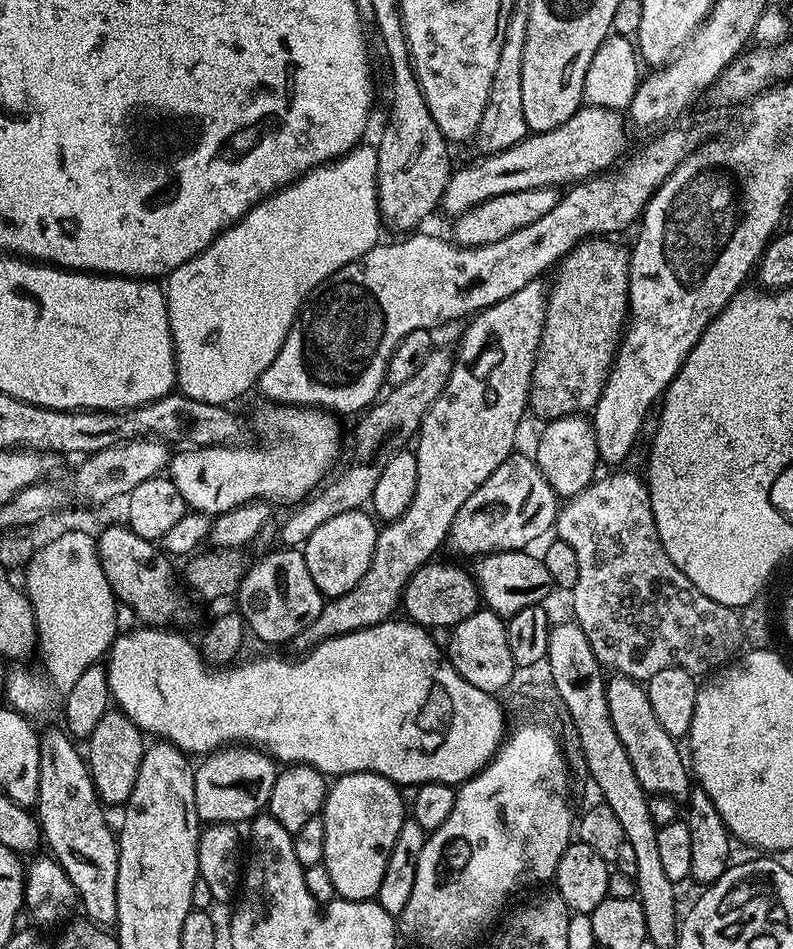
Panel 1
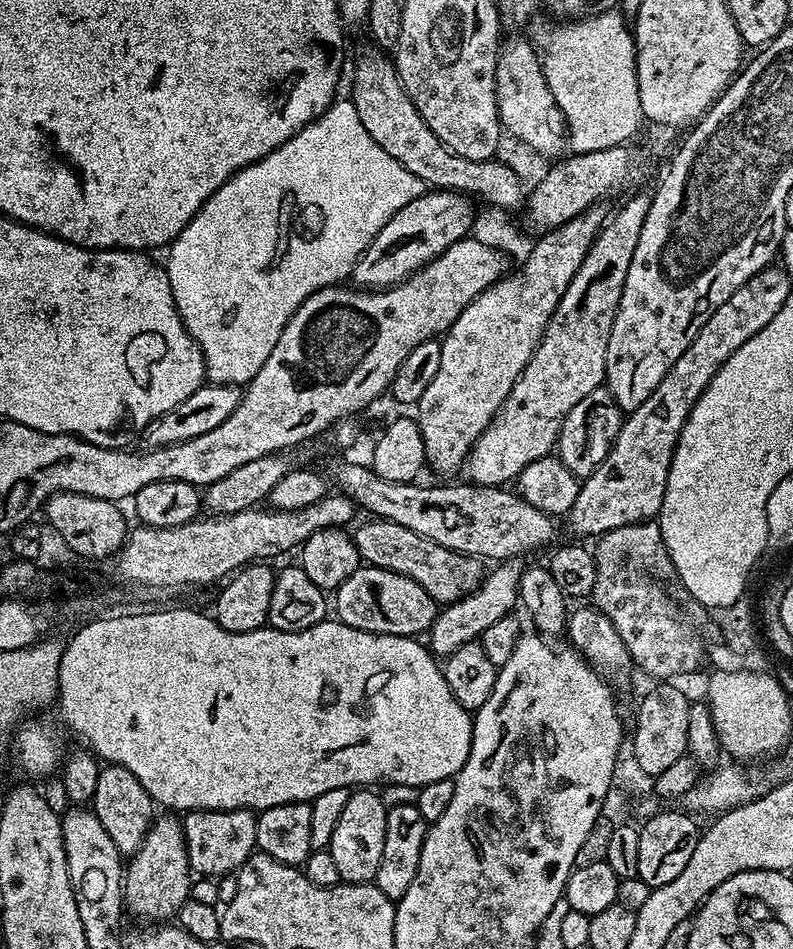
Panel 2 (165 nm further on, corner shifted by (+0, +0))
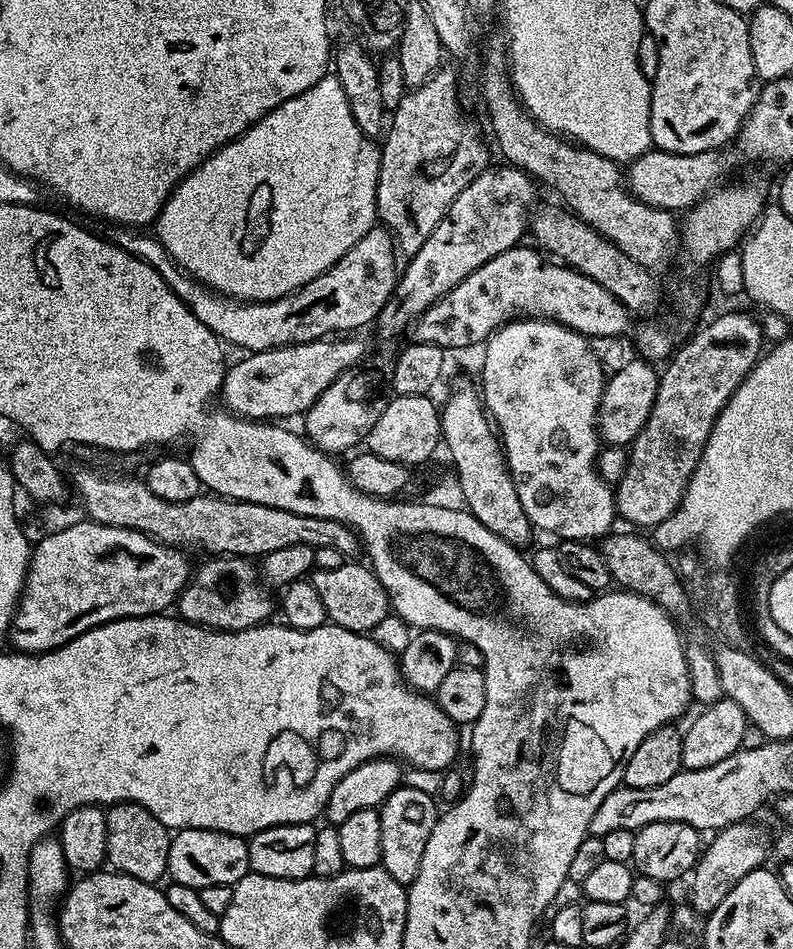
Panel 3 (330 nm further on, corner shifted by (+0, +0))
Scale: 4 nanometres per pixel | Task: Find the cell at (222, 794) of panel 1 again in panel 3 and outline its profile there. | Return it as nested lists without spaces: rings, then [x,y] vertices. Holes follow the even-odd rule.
[[[182,828],[172,836],[167,875],[173,884],[190,886],[197,890],[206,886],[233,885],[249,870],[250,854],[245,837],[209,828]]]

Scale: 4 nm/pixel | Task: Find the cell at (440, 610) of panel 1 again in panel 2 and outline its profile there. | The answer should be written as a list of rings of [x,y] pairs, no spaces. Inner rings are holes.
[[[361,566],[334,589],[336,596],[335,619],[340,623],[374,634],[419,637],[427,633],[436,620],[438,605],[430,594],[414,578],[406,578],[397,572],[371,566]]]

